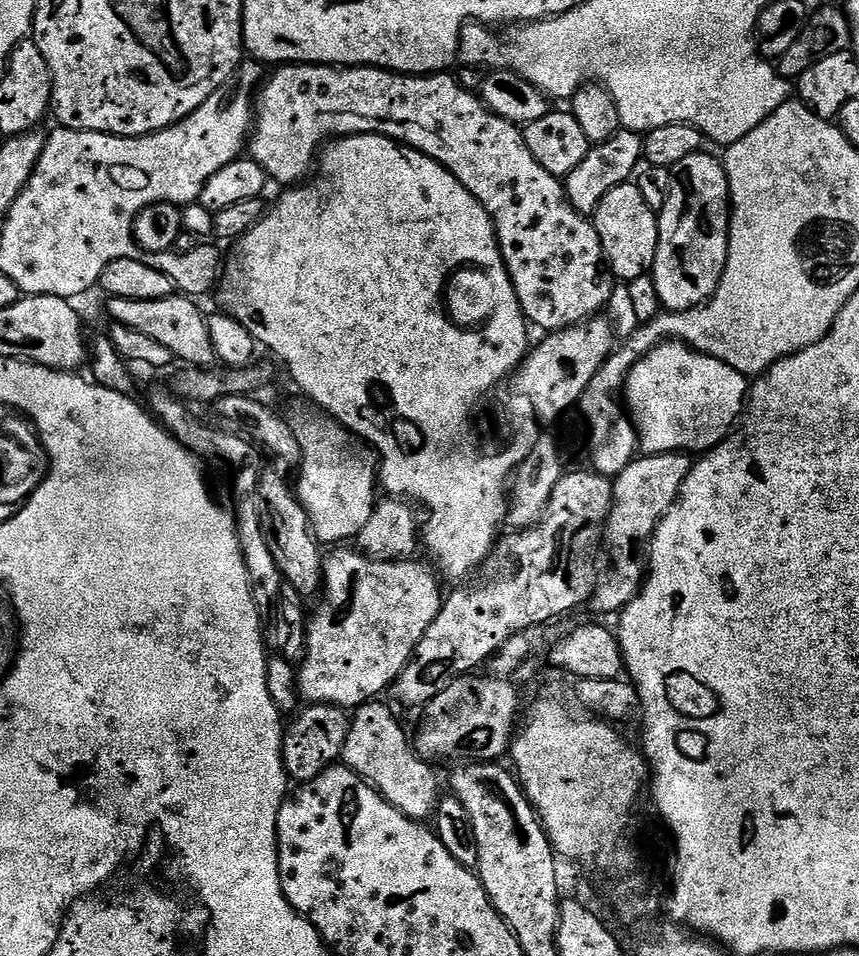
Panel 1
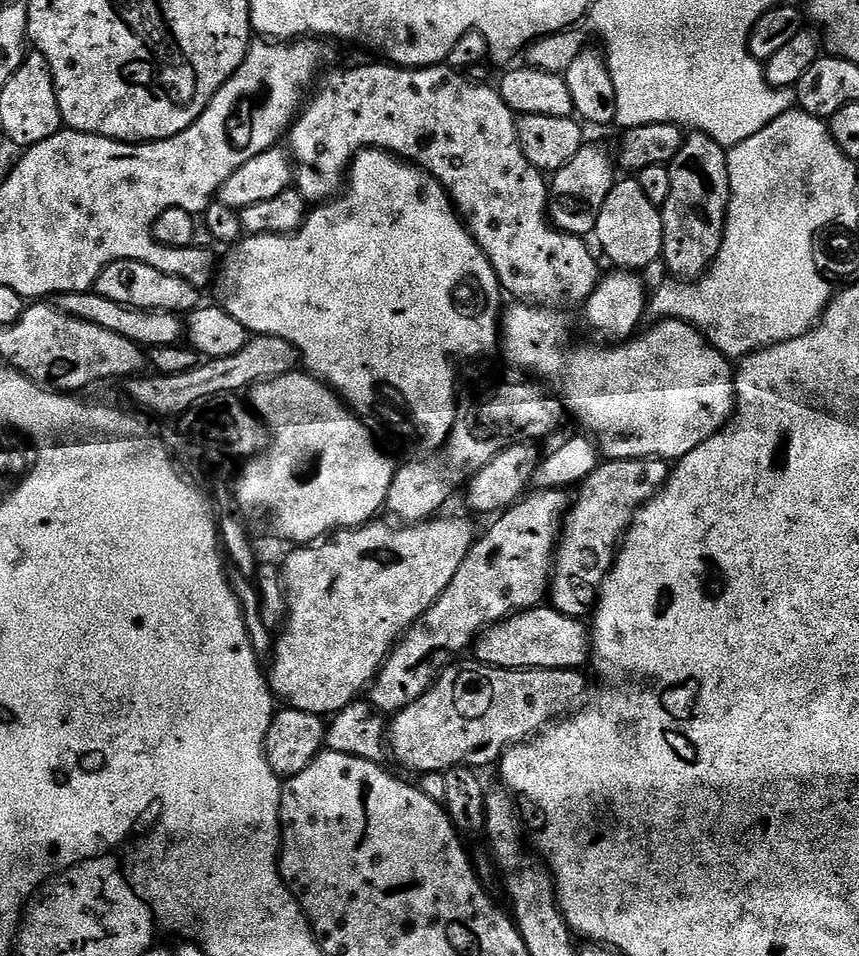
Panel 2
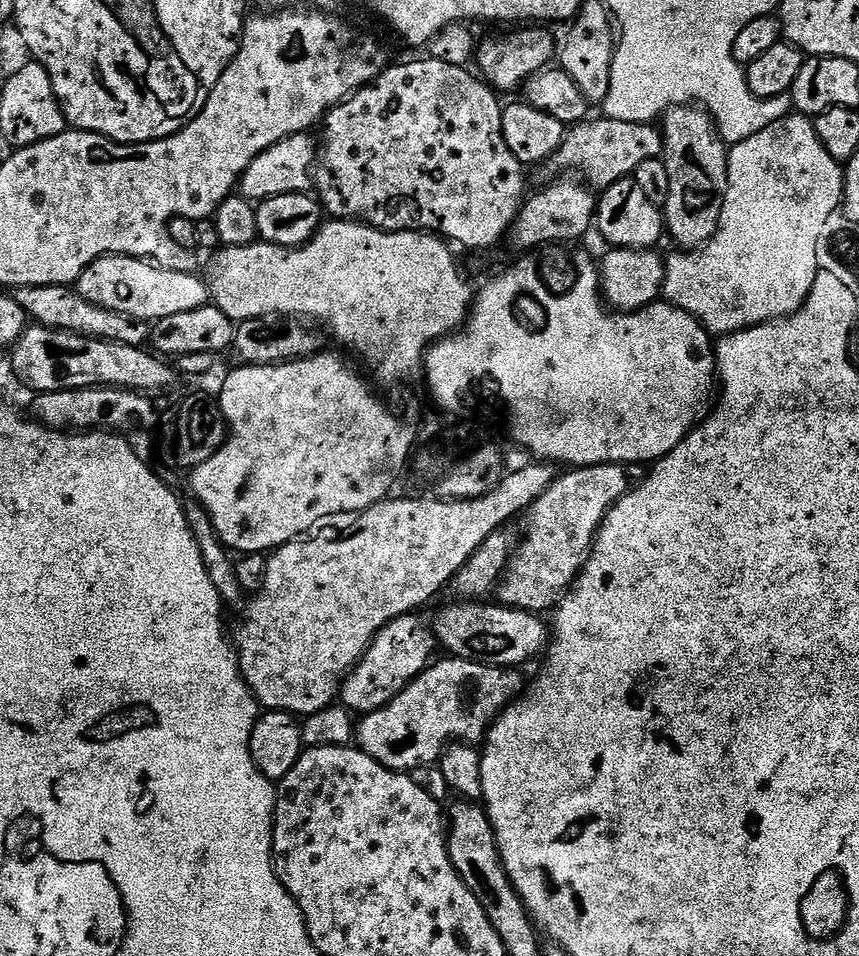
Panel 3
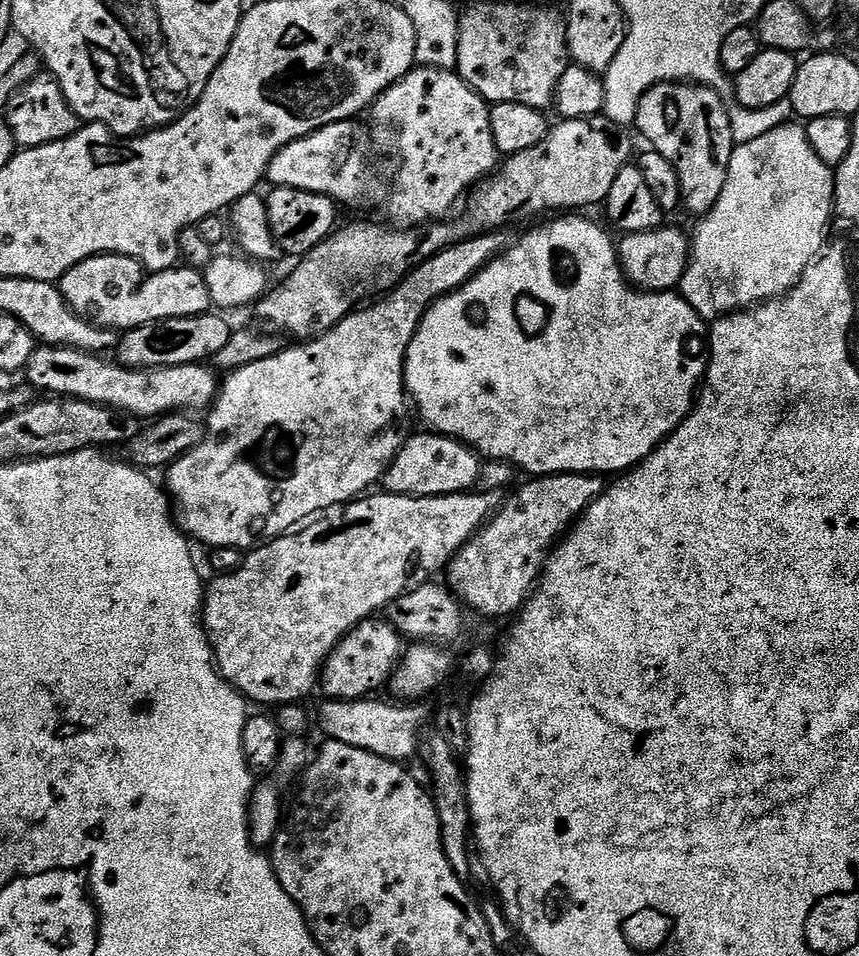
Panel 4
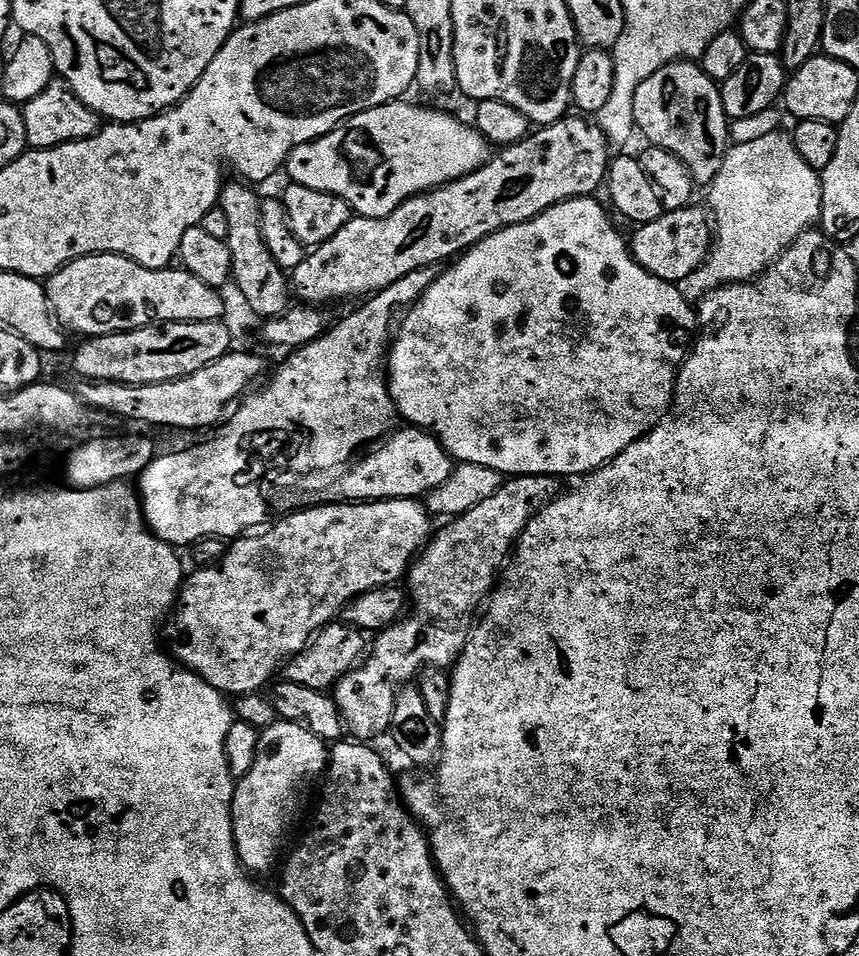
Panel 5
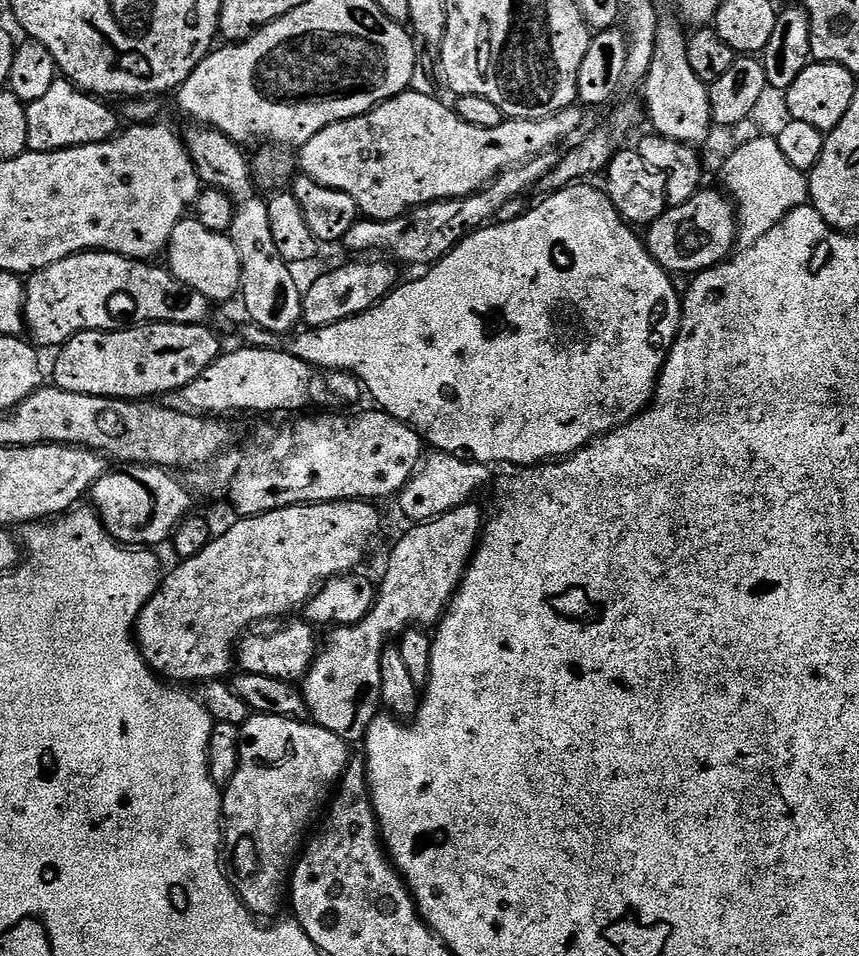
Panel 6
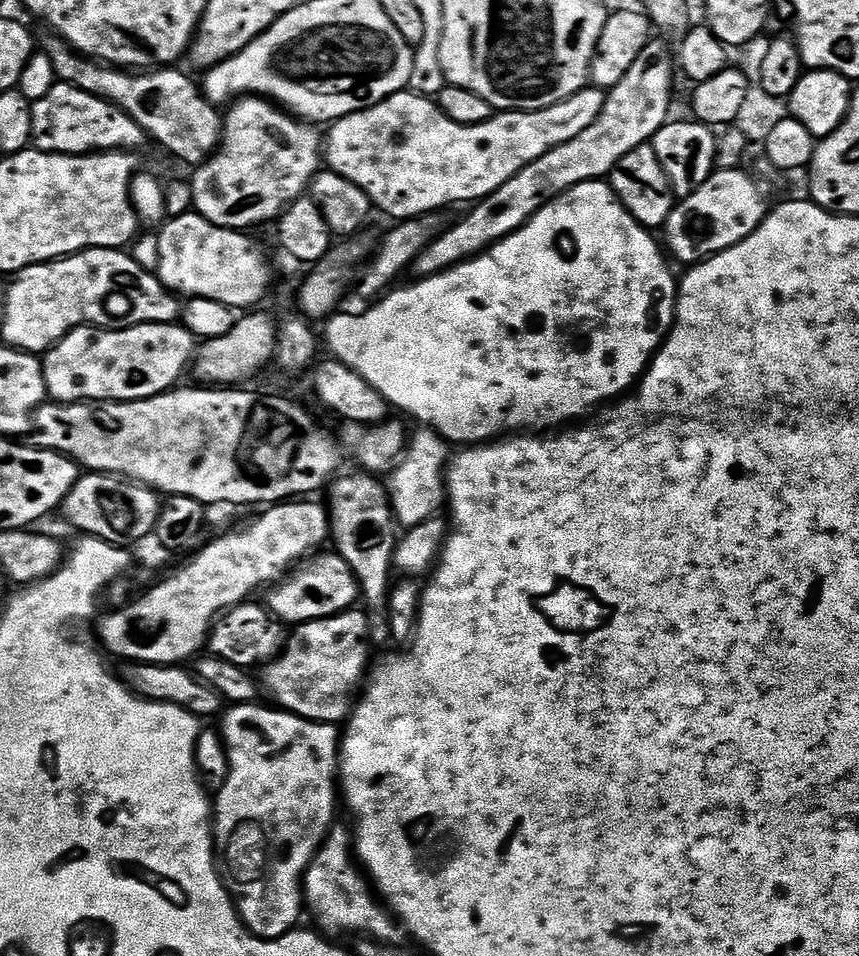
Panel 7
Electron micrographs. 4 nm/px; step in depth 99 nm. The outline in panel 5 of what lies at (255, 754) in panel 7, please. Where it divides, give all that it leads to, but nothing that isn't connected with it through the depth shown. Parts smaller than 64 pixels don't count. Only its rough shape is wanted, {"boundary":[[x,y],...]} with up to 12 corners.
{"boundary":[[277,719],[232,799],[236,856],[275,866],[300,795],[327,769],[318,734]]}

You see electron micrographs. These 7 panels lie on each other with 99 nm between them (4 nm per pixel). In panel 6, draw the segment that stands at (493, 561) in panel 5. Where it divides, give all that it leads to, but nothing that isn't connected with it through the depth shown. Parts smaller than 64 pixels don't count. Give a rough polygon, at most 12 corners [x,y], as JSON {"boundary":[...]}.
{"boundary":[[476,502],[392,548],[357,624],[302,681],[320,728],[359,745],[381,711],[384,648],[440,623],[486,523]]}

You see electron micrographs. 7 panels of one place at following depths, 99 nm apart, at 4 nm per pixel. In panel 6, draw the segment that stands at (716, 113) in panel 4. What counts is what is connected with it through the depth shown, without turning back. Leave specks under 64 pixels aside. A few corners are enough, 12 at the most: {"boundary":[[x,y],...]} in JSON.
{"boundary":[[657,19],[642,81],[655,135],[701,146],[714,129],[689,33]]}

